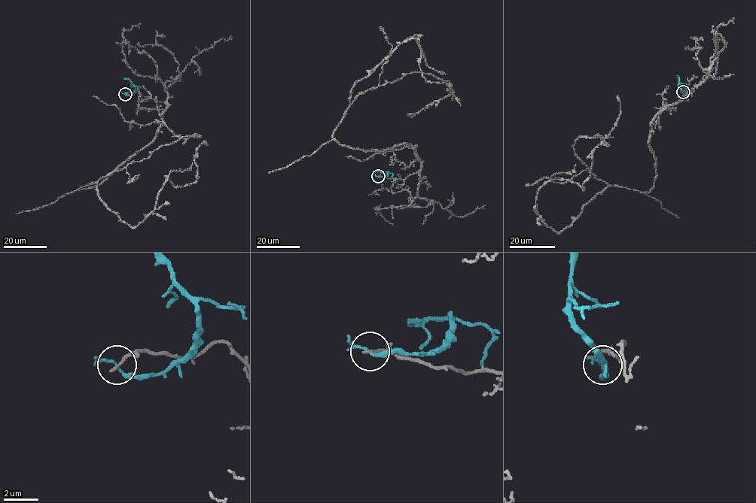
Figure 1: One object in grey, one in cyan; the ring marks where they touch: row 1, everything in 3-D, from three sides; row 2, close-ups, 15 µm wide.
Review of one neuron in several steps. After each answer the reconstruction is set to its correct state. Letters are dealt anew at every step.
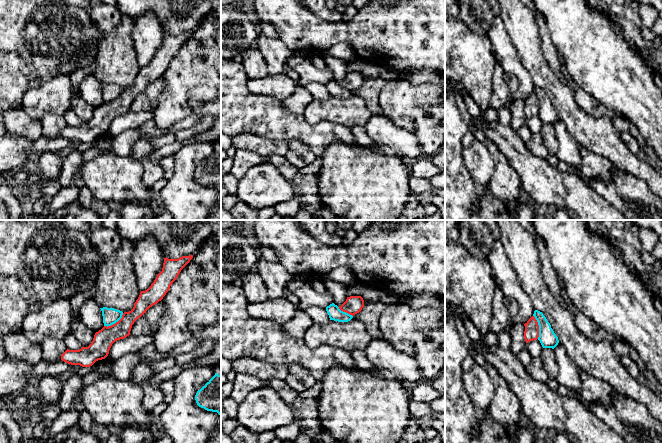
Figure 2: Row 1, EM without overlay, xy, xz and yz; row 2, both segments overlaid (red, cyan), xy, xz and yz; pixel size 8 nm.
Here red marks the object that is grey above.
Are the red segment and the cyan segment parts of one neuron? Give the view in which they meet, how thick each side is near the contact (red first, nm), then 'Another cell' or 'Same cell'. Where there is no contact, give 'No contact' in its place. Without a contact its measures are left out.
Touches red in yz. Thickness 120 nm (red) against 140 nm. Another cell

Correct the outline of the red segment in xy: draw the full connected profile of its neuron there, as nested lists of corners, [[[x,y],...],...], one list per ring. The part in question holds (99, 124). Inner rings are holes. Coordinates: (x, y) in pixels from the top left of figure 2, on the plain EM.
[[[193,31],[182,32],[178,35],[164,34],[162,47],[147,66],[140,68],[131,87],[124,88],[122,94],[115,100],[108,103],[104,102],[96,108],[88,123],[82,123],[79,126],[67,125],[61,131],[61,136],[71,141],[90,143],[96,137],[105,135],[112,120],[129,112],[134,98],[150,83],[163,75],[181,46],[192,34]]]

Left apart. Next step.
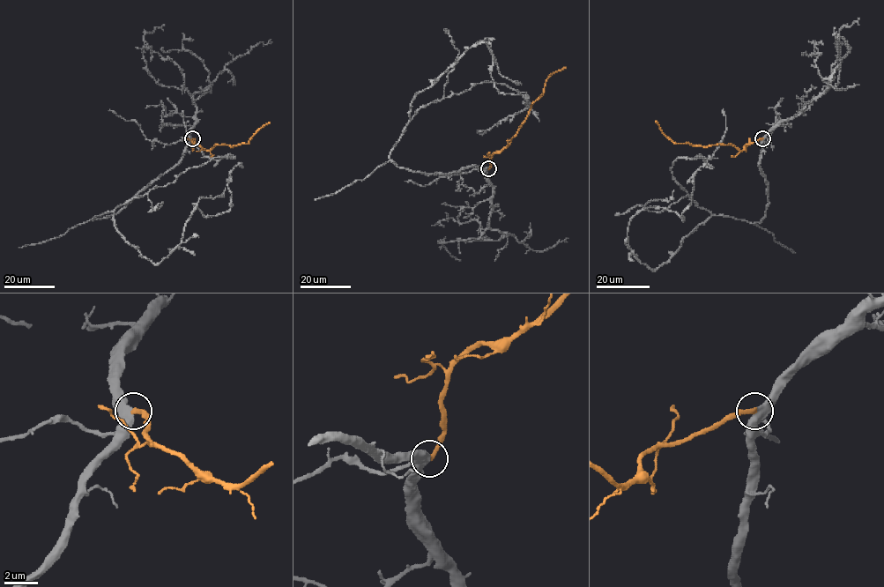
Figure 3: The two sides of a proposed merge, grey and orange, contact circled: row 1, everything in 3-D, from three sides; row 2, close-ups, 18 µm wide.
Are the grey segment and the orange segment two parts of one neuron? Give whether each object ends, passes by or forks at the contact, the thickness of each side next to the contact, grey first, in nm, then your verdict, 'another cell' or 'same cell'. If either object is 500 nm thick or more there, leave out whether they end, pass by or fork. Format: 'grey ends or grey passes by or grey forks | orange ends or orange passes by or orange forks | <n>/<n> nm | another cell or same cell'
grey passes by | orange ends | 440/260 nm | same cell

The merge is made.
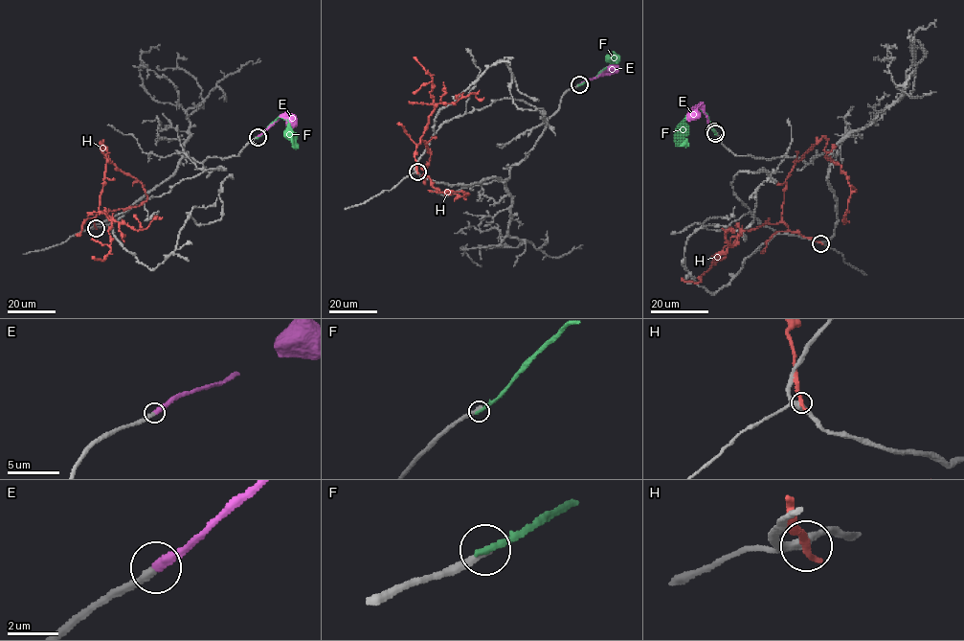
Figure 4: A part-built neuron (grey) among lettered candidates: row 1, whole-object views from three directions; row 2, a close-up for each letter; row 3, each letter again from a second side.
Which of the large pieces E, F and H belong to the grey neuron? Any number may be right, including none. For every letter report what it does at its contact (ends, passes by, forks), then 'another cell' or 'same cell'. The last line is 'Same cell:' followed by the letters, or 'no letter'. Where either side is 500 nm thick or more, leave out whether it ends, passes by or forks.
E: it ends there; same cell
F: it ends there; another cell
H: it ends there; another cell
Same cell: E

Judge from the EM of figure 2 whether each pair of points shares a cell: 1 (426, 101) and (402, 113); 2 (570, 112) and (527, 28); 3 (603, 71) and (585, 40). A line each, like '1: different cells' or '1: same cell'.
1: same cell
2: same cell
3: same cell

